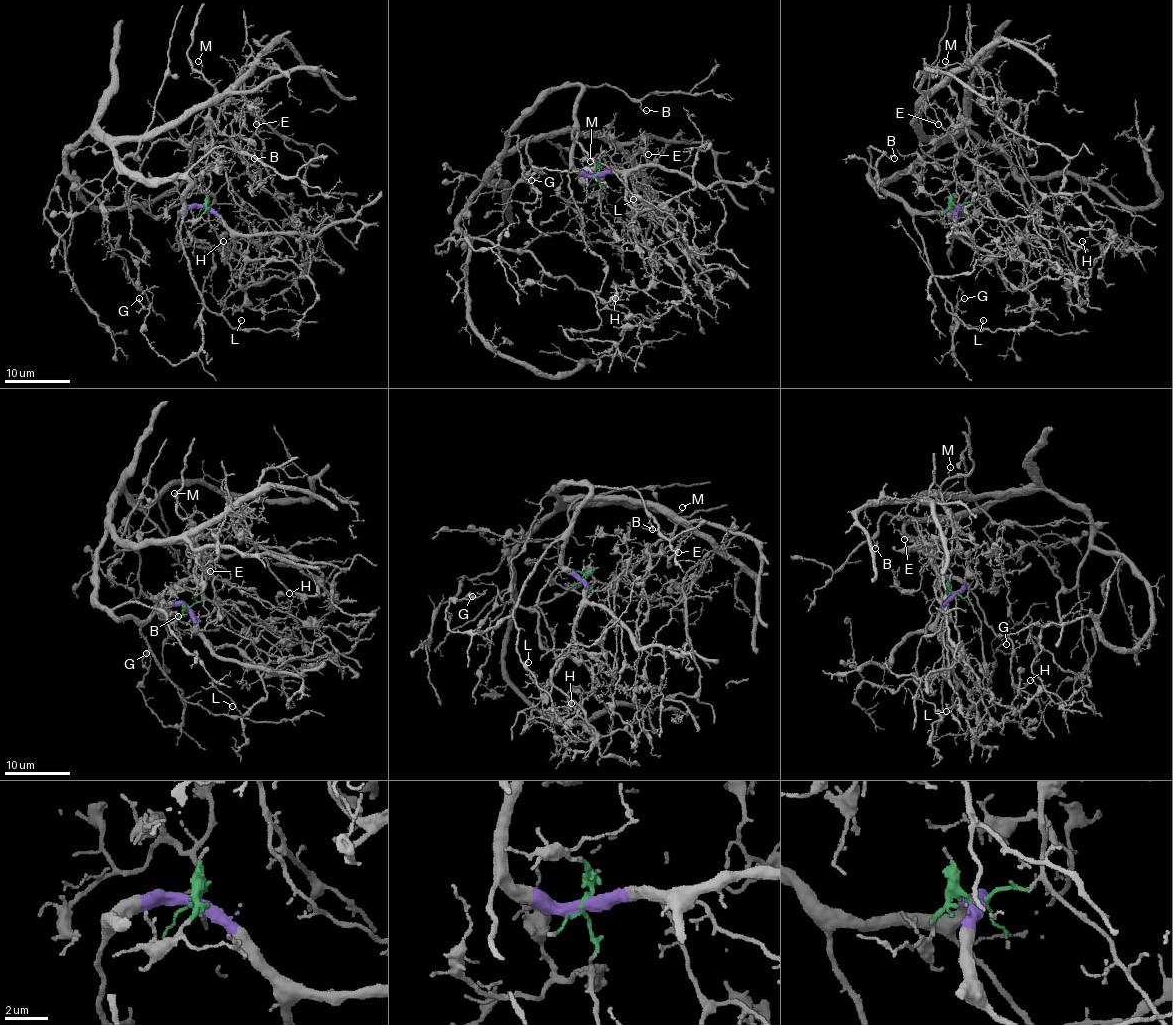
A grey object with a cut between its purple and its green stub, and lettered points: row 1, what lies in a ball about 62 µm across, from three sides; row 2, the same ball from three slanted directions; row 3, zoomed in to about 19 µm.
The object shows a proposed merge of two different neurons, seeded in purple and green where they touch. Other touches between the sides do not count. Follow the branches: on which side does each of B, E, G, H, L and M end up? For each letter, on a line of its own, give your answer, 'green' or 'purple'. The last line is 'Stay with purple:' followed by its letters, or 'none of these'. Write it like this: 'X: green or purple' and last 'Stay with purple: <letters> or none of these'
B: purple
E: green
G: purple
H: green
L: purple
M: green
Stay with purple: B, G, L

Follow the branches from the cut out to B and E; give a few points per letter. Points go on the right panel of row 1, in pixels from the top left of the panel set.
B: (958, 207), (952, 212), (921, 212), (888, 196), (869, 173), (870, 147), (895, 159)
E: (958, 207), (978, 198), (976, 146), (960, 120), (948, 136), (952, 120), (935, 105), (924, 105), (939, 124)

